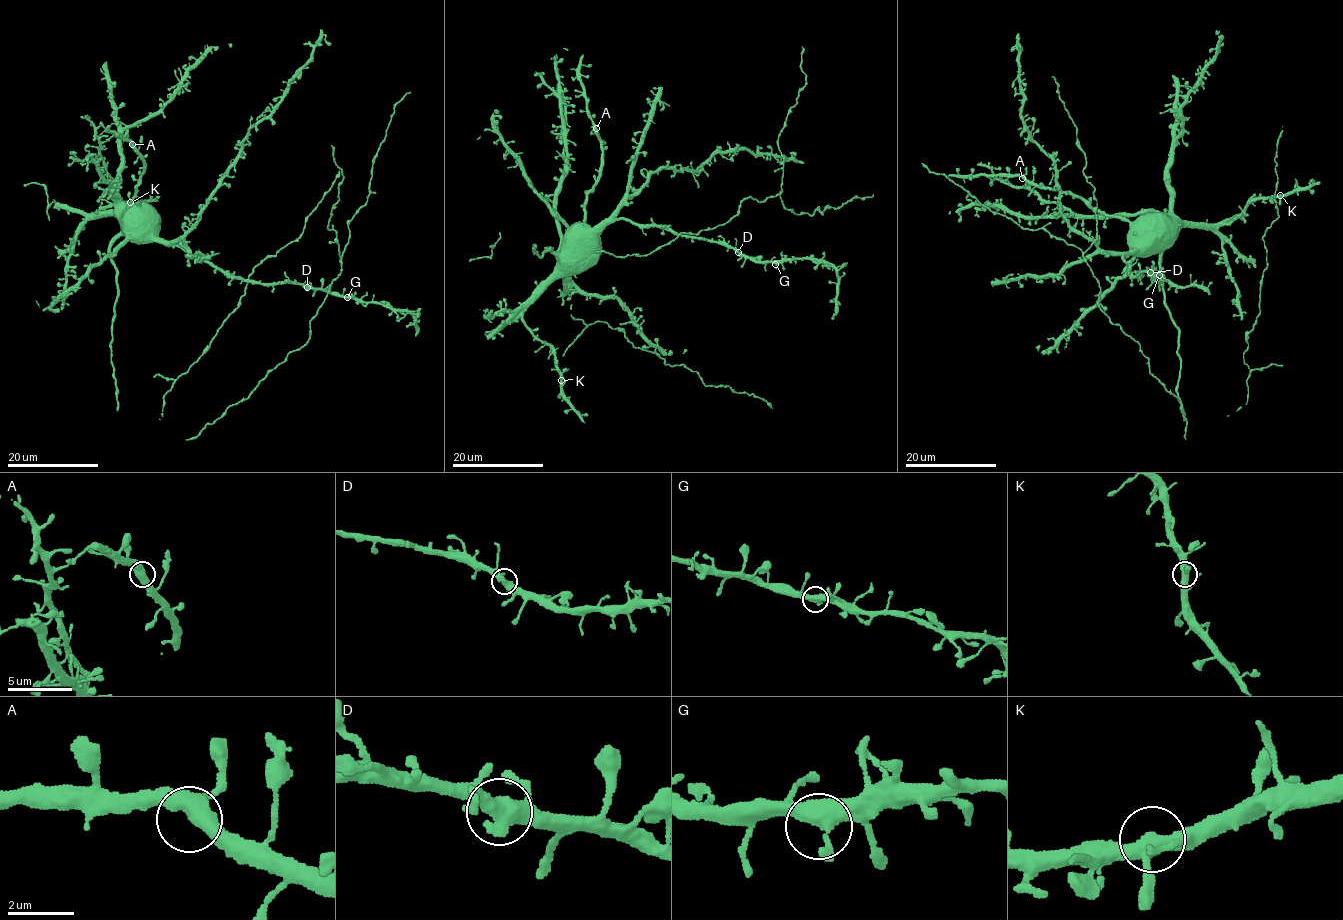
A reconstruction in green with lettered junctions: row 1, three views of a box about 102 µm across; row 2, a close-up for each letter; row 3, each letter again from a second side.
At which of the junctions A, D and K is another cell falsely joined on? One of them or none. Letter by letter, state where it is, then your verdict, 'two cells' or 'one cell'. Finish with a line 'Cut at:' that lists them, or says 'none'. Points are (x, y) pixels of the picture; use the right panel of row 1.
A: at (1022, 178); one cell
D: at (1150, 272); one cell
K: at (1280, 195); one cell
Cut at: none

